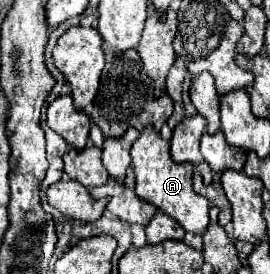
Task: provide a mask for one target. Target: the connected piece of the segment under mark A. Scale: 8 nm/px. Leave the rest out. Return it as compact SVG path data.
M147 126L131 146L131 164L137 176L135 192L149 200L161 212L175 218L187 232L203 234L209 224L209 202L193 190L193 164L177 164L171 158L169 142L165 142L153 126Z

